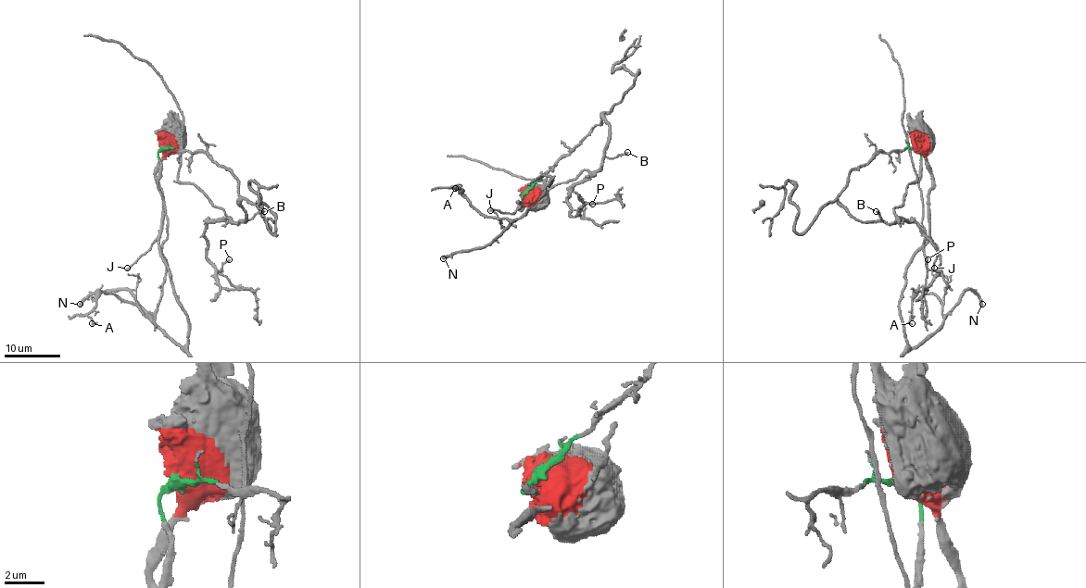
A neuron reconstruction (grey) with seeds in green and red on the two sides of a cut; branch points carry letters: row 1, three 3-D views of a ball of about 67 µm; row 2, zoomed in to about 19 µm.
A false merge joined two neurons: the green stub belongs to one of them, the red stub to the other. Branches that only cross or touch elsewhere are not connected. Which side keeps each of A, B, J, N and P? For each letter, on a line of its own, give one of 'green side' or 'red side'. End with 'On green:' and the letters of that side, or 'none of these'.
A: red side
B: green side
J: red side
N: red side
P: green side
On green: B, P

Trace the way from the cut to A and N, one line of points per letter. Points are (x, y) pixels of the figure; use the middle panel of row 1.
A: (526, 192), (519, 207), (539, 175), (550, 178), (518, 218), (482, 214), (455, 188)
N: (526, 192), (519, 207), (526, 205), (524, 192), (539, 175), (550, 178), (545, 192), (490, 243), (443, 258)

